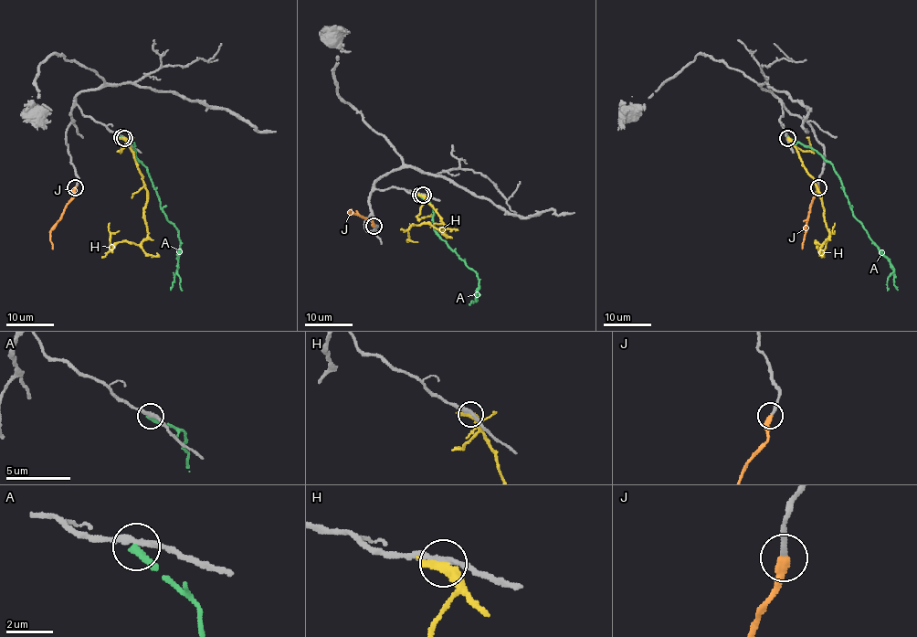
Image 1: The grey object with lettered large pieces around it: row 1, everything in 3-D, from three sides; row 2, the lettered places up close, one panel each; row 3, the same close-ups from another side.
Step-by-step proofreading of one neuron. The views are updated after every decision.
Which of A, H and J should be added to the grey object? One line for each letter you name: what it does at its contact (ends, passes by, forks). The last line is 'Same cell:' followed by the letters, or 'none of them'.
J: it ends
Same cell: J

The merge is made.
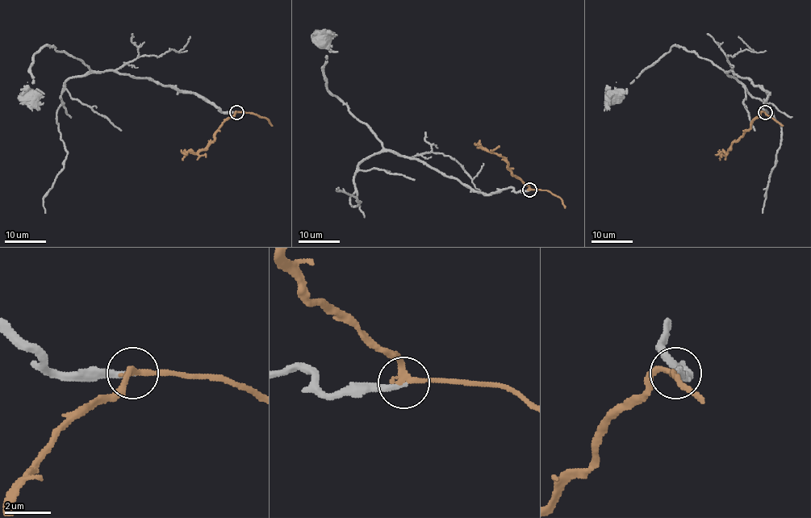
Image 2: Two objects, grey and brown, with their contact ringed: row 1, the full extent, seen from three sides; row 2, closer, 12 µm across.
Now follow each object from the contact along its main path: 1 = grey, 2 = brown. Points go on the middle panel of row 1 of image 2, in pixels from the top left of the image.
1: (530, 190), (474, 192), (422, 162), (386, 150), (327, 86), (323, 64), (329, 50), (323, 39)
2: (530, 190), (530, 187), (512, 174), (501, 156), (475, 145)

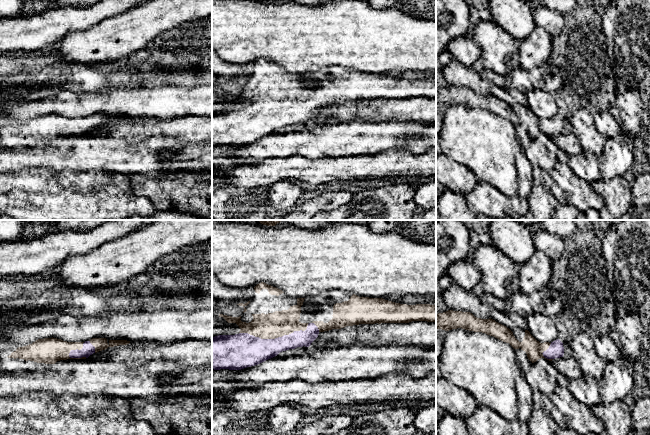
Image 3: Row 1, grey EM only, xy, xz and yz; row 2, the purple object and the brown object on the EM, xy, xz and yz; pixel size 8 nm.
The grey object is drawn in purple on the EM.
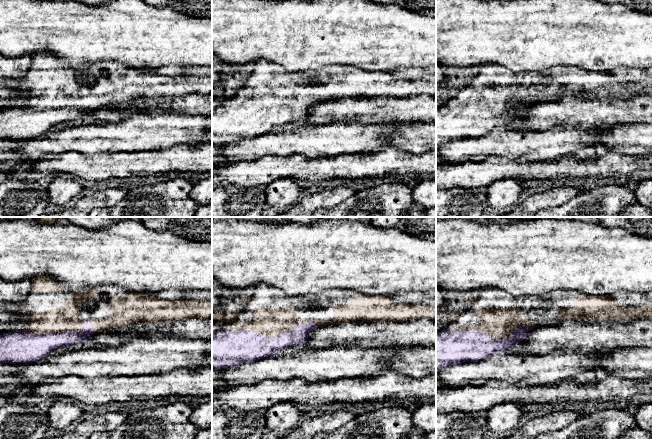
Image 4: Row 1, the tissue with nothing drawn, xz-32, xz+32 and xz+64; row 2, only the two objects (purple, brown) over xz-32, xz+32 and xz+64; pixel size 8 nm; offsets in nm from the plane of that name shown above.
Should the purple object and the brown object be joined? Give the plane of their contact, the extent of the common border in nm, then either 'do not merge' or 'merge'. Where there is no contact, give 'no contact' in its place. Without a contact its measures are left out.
meets purple in xz; contact 550 nm long; merge

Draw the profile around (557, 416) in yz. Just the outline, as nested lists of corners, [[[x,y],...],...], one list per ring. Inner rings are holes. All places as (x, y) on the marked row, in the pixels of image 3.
[[[553,407],[551,410],[551,416],[559,428],[567,428],[565,418],[559,409]]]

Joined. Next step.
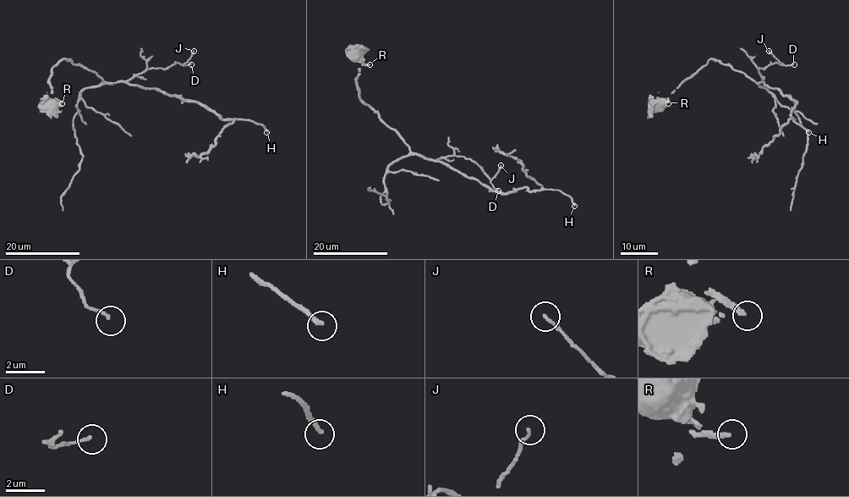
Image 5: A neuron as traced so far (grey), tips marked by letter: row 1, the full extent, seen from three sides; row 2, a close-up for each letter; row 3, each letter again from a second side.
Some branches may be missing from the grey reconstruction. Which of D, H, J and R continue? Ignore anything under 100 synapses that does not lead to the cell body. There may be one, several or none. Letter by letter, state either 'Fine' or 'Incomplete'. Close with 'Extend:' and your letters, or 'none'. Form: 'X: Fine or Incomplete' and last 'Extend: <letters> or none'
D: Fine
H: Incomplete
J: Fine
R: Fine
Extend: H

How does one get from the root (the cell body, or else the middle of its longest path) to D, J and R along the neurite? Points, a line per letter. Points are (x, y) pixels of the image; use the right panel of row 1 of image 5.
D: (656, 106), (709, 59), (727, 64), (756, 82), (763, 80), (759, 68), (764, 69), (775, 62), (794, 64)
J: (656, 106), (709, 59), (727, 64), (760, 82), (763, 80), (759, 68), (776, 62), (782, 64), (769, 51)
R: (656, 106), (660, 102), (668, 103)

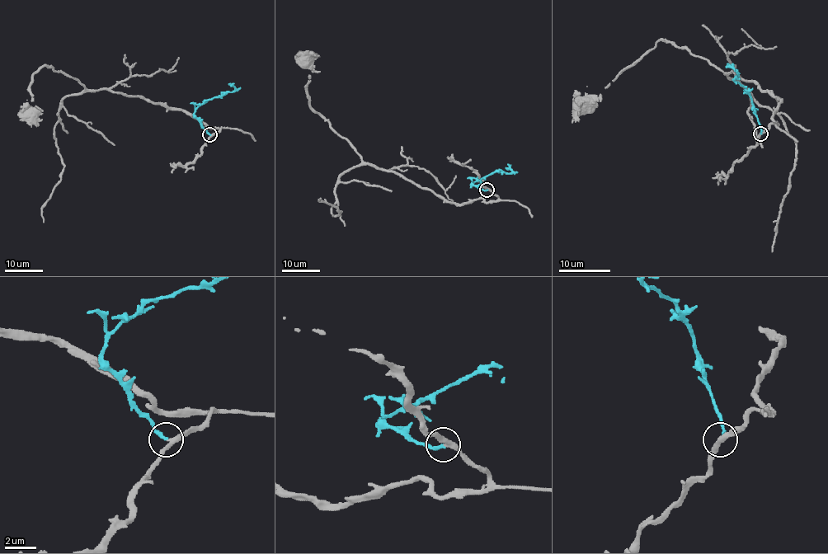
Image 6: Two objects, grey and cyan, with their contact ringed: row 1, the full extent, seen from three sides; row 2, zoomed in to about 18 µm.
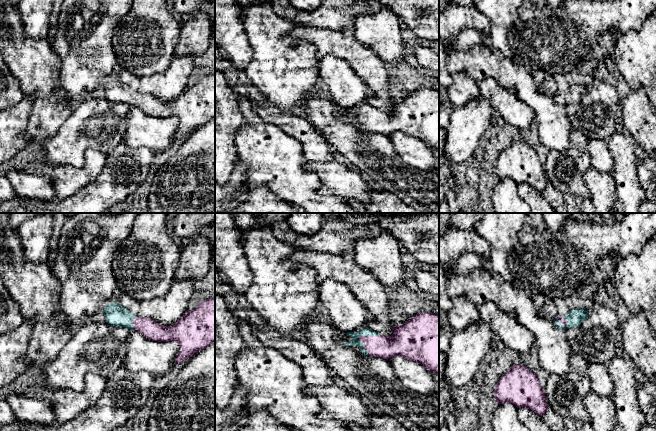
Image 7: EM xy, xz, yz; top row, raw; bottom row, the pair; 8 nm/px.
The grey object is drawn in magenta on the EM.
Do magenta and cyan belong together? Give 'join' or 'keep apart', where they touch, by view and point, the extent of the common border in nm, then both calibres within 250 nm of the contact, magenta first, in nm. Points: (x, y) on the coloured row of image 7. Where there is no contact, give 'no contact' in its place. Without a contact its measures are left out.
join; contact xz (368, 336); length 200 nm; calibres 190 and 70 nm

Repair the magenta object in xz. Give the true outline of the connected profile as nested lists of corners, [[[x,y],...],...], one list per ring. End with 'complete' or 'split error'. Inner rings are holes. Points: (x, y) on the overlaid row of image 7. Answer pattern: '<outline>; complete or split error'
[[[419,312],[409,317],[399,326],[394,326],[391,336],[381,335],[368,327],[346,332],[351,338],[344,345],[357,346],[365,355],[388,360],[393,356],[402,356],[423,365],[428,371],[439,374],[439,314]]]; split error

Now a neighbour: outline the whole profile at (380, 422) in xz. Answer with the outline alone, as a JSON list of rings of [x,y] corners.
[[[378,412],[369,427],[361,427],[355,423],[345,423],[349,431],[410,431],[398,420]]]

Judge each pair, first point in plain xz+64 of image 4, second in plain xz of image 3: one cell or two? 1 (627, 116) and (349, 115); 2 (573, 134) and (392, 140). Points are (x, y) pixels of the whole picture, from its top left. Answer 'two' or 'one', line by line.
1: one
2: one

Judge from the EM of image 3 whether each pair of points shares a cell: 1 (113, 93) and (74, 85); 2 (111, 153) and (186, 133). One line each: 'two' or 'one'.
1: two
2: two

